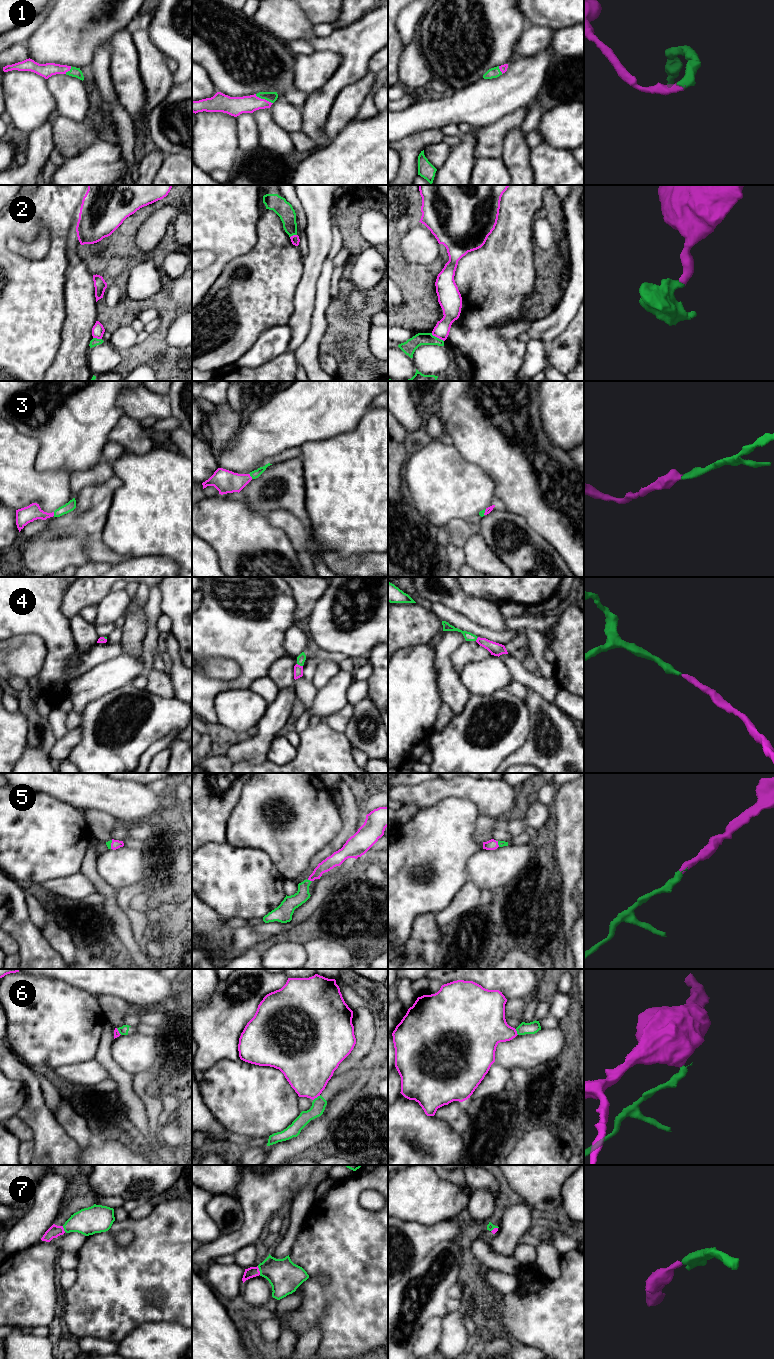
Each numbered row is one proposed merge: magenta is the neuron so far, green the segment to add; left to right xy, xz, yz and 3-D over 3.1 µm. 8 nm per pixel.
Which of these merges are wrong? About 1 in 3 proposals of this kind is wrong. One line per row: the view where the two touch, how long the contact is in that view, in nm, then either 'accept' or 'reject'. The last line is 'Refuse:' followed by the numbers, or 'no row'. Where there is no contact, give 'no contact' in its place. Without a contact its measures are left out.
1: meets magenta in xz; contact 160 nm long; accept
2: meets magenta in yz; contact 120 nm long; reject
3: meets magenta in xz; contact 50 nm long; accept
4: meets magenta in xz; contact 50 nm long; accept
5: meets magenta in xz; contact 40 nm long; accept
6: meets magenta in xz; contact 80 nm long; reject
7: meets magenta in xz; contact 80 nm long; accept
Refuse: 2, 6

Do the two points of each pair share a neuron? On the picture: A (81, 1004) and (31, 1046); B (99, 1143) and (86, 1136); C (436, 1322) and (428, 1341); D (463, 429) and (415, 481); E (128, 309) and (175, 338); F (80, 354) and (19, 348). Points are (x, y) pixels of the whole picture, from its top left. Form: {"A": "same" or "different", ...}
{"A": "same", "B": "different", "C": "same", "D": "different", "E": "same", "F": "different"}

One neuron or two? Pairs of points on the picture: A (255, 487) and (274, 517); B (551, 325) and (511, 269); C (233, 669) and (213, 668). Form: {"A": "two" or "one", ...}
{"A": "two", "B": "two", "C": "one"}

